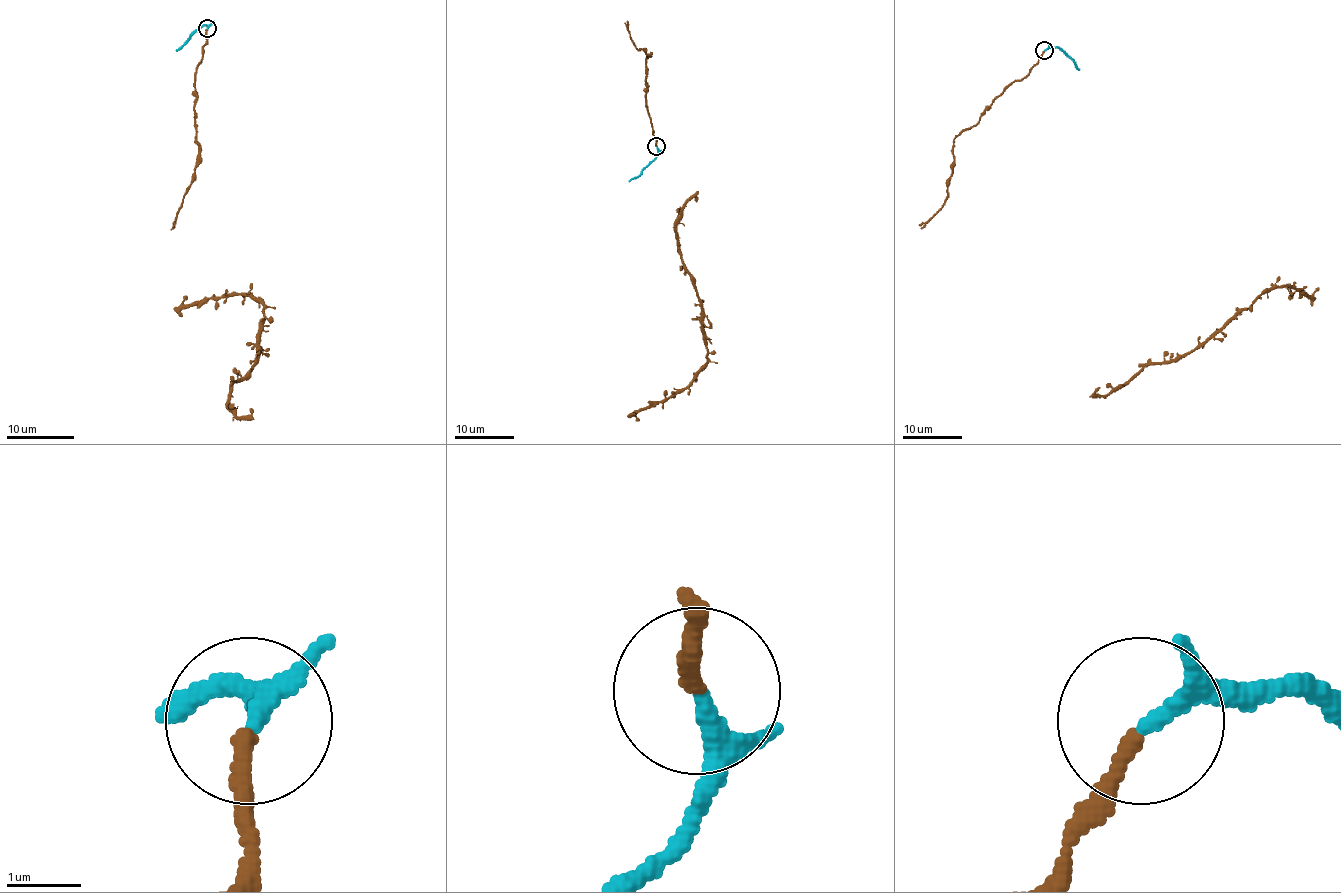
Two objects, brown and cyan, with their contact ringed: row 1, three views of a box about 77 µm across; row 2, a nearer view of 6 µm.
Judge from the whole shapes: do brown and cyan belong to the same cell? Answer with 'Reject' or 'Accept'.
Reject

